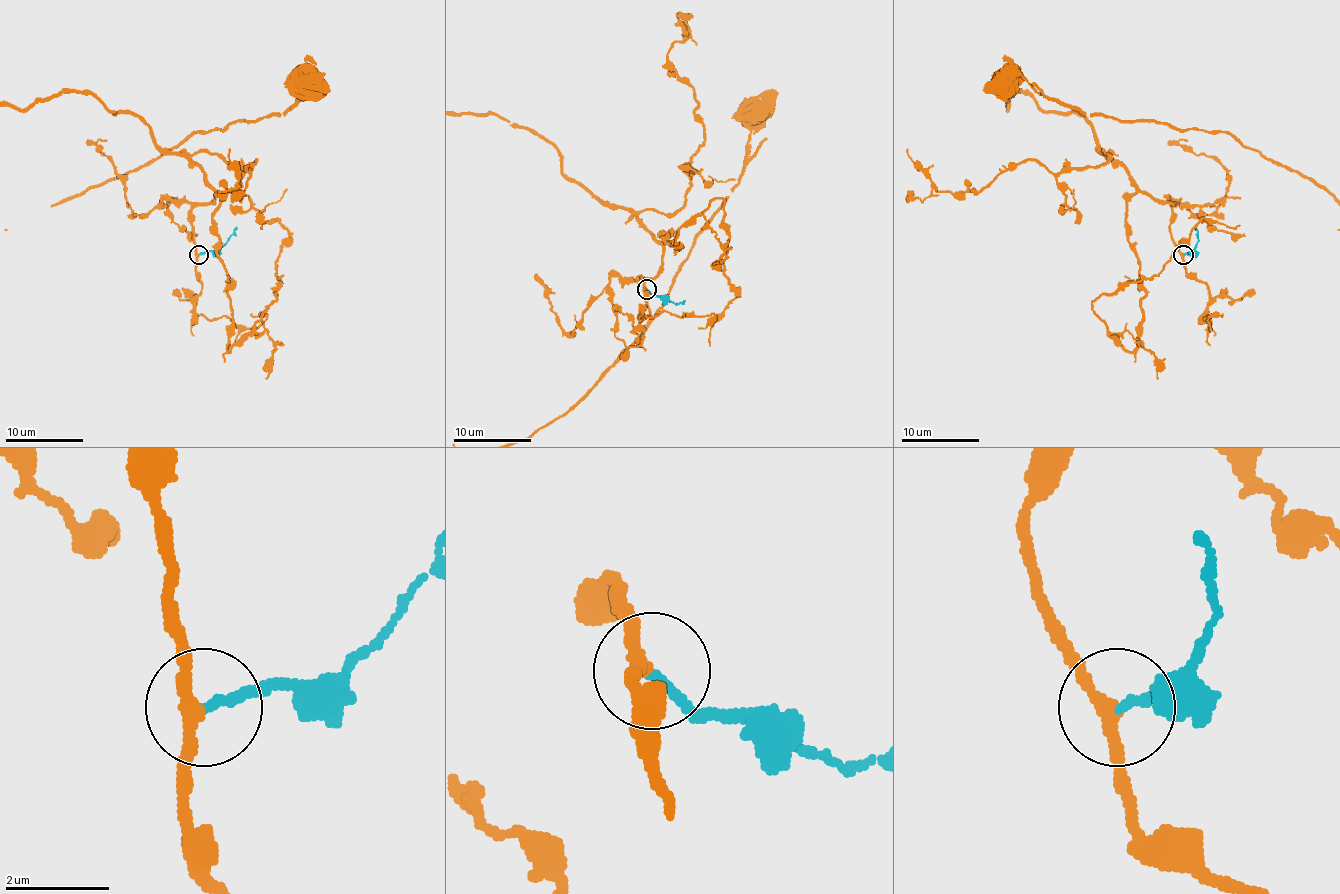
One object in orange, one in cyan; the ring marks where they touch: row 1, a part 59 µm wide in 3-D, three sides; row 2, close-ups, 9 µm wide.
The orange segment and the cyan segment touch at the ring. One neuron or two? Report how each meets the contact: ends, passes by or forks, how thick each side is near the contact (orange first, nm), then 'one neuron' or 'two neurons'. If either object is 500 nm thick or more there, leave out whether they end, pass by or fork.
orange passes by; cyan ends there; 240 nm thick on the orange side, 170 nm on the other; one neuron

